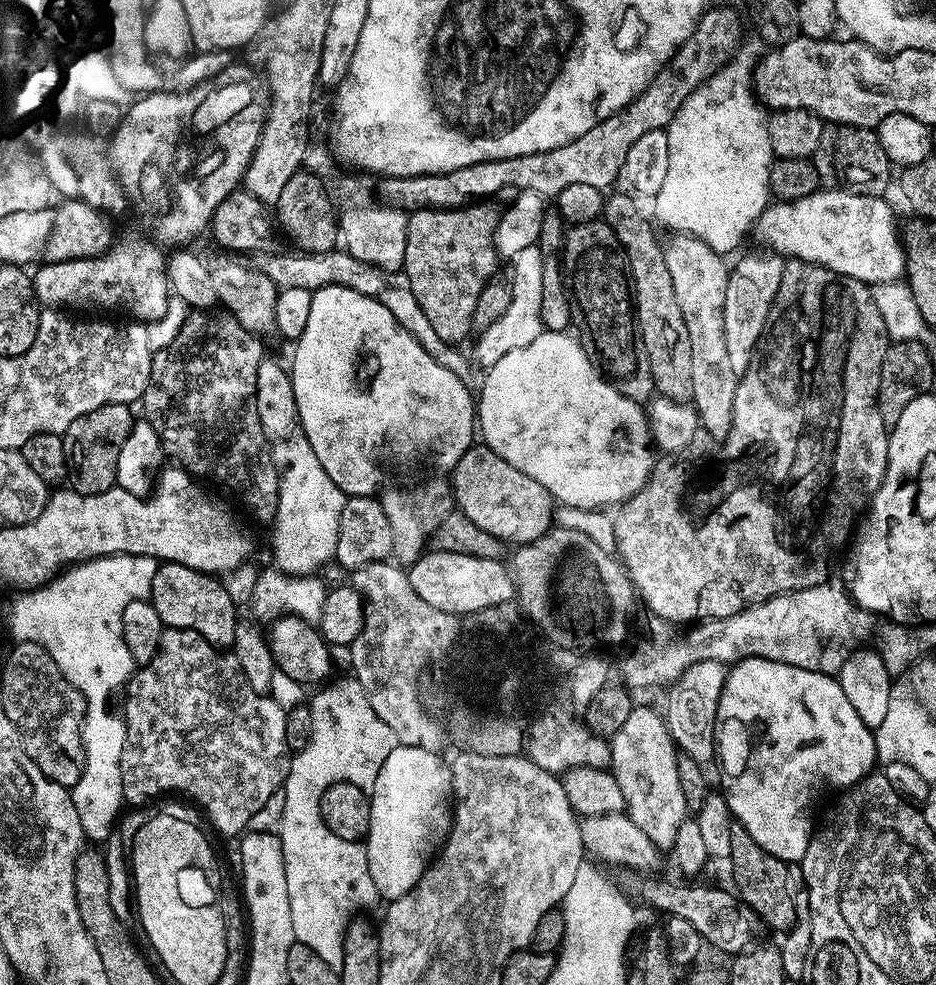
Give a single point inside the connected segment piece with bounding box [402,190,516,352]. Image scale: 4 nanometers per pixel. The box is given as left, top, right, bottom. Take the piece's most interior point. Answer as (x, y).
(448, 261)

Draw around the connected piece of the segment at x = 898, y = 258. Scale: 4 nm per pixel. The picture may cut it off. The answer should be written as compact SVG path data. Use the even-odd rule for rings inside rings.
M822 182L817 188L809 192L773 198L769 200L768 203L763 204L758 213L758 221L760 220L760 240L768 247L767 255L780 262L795 262L798 264L805 264L811 268L825 268L826 270L834 270L835 272L847 272L849 274L854 274L862 283L869 286L885 284L891 280L900 280L906 272L904 242L898 228L896 232L896 216L892 213L891 206L888 205L884 199L885 197L880 194L857 192L855 188L844 182Z

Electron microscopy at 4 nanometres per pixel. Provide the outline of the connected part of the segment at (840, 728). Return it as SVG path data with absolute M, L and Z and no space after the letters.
M740 654L729 656L724 660L722 679L719 682L718 694L715 695L714 706L712 707L712 726L714 729L714 761L716 760L715 787L720 789L722 802L726 802L726 810L730 810L733 821L742 825L746 834L758 842L770 854L783 856L785 858L799 857L800 851L808 837L808 803L812 800L812 787L815 786L815 776L841 776L844 782L851 781L853 777L858 779L866 778L874 771L878 764L876 754L876 733L866 726L854 714L854 706L850 706L850 698L846 698L844 686L833 673L810 670L806 666L794 666L794 662L782 662L778 658L770 658L766 654Z

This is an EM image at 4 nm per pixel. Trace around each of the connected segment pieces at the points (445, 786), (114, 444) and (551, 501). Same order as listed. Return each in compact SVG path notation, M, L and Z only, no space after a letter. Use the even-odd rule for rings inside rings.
M397 743L382 758L378 774L370 781L366 792L370 815L362 837L366 874L370 874L377 901L385 905L406 898L414 890L428 872L440 835L453 827L453 769L444 765L443 758L441 753L425 747Z
M133 405L102 406L102 410L94 410L86 414L64 437L65 458L68 463L68 477L66 484L71 491L82 498L98 498L107 496L116 487L116 471L118 458L122 458L122 450L126 450L129 441L133 439L138 426L138 412Z
M476 446L463 457L464 465L458 476L460 503L490 534L511 541L513 545L524 546L541 540L562 524L562 501L542 482L522 474L515 466L502 462L495 454L483 446Z

